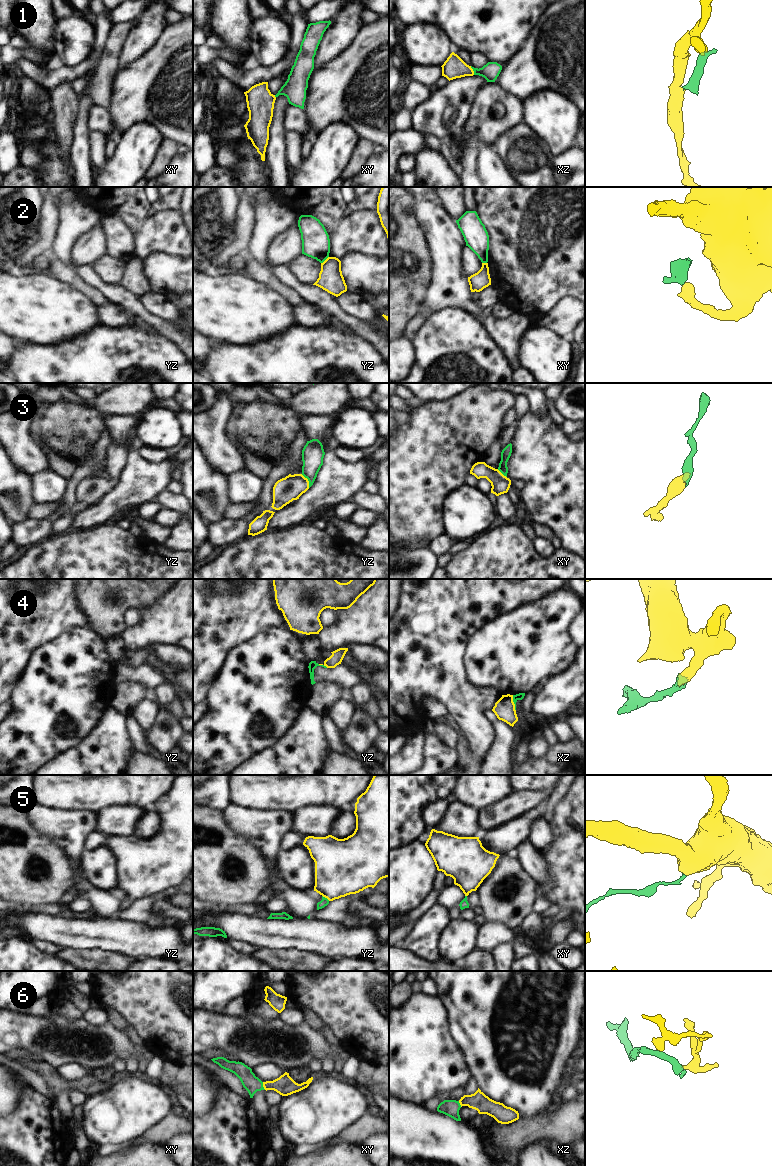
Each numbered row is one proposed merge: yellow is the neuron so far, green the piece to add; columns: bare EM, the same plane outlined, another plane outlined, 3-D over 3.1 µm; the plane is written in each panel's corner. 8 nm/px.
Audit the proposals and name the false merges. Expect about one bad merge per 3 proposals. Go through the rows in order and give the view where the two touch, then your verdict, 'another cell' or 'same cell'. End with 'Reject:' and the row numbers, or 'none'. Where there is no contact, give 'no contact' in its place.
1: contact in xz; same cell
2: contact in yz; another cell
3: contact in yz; same cell
4: contact in xz; another cell
5: contact in yz; same cell
6: contact in xy; same cell
Reject: 2, 4

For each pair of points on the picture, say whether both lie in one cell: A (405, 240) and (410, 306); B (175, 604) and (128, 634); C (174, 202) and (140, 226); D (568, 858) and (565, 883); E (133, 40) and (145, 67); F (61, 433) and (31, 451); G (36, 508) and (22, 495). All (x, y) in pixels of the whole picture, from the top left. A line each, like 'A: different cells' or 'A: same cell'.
A: same cell
B: same cell
C: different cells
D: same cell
E: different cells
F: different cells
G: different cells

